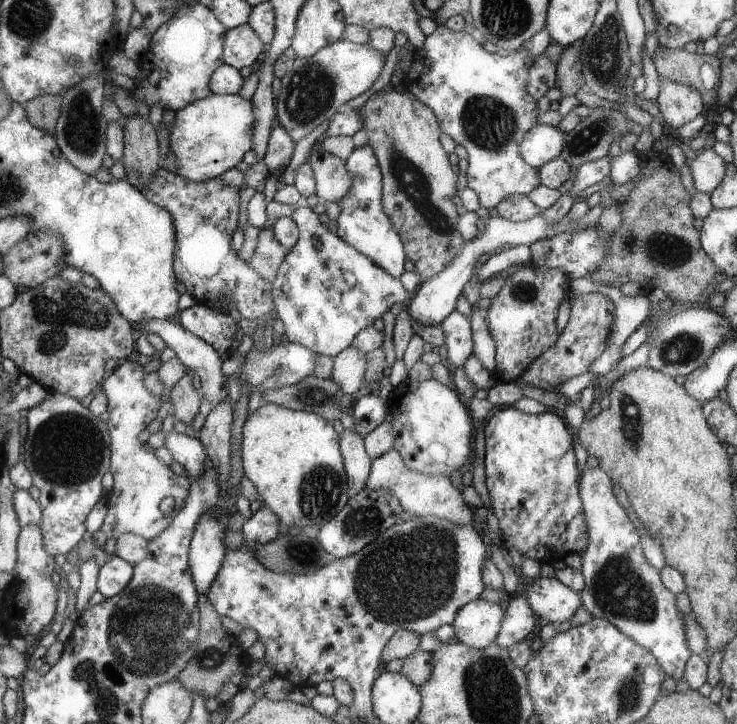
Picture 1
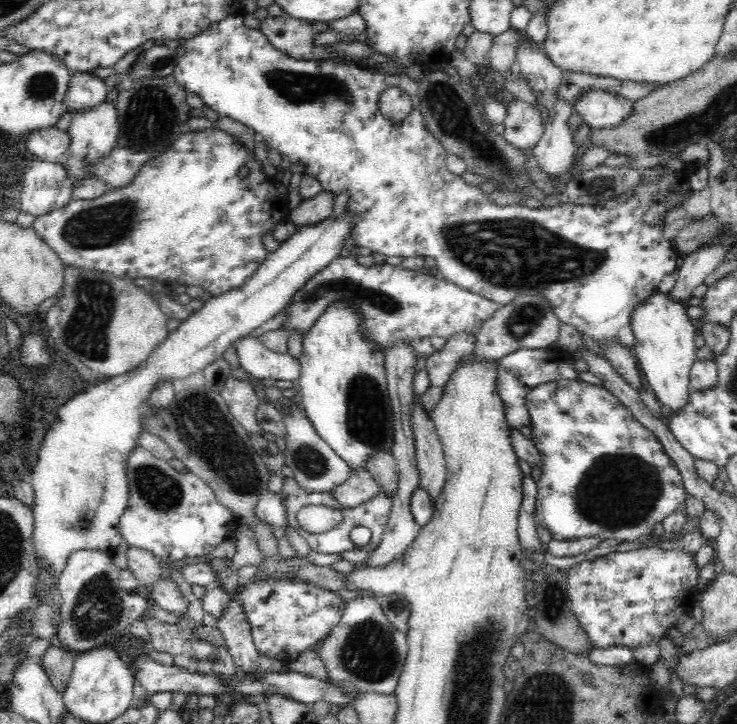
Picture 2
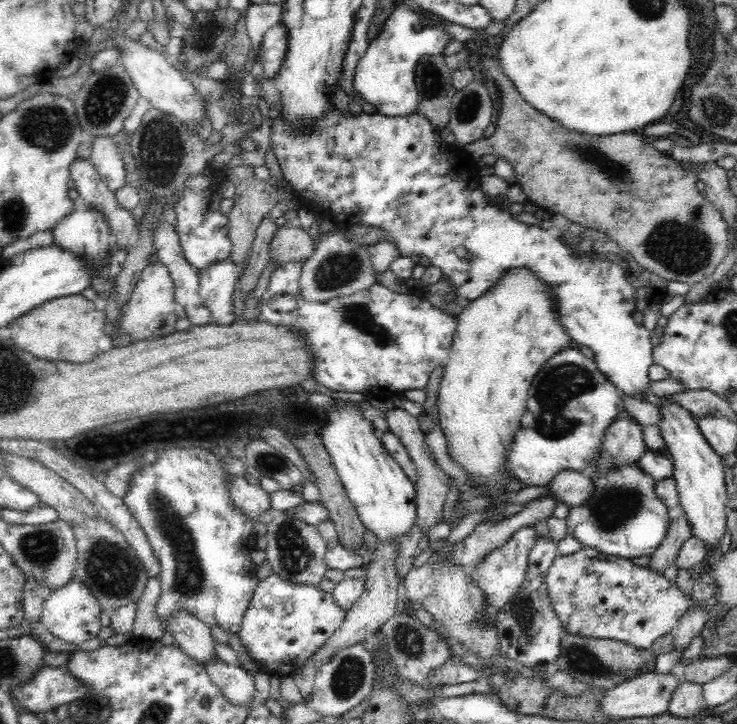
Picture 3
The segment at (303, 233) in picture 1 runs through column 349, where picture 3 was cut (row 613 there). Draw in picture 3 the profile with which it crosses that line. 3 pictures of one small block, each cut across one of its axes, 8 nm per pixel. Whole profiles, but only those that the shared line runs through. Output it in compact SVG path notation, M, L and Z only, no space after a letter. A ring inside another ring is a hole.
M272 574L268 579L260 582L254 591L250 606L246 608L246 614L242 618L238 636L247 650L250 650L252 657L262 663L263 671L271 672L278 677L292 675L310 655L313 655L313 652L322 648L322 644L326 643L342 624L345 614L346 612L342 612L334 602L333 593L324 592L313 585L294 584Z

